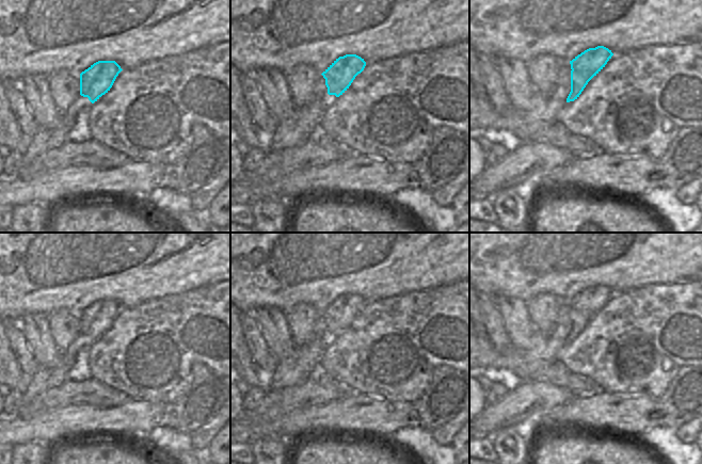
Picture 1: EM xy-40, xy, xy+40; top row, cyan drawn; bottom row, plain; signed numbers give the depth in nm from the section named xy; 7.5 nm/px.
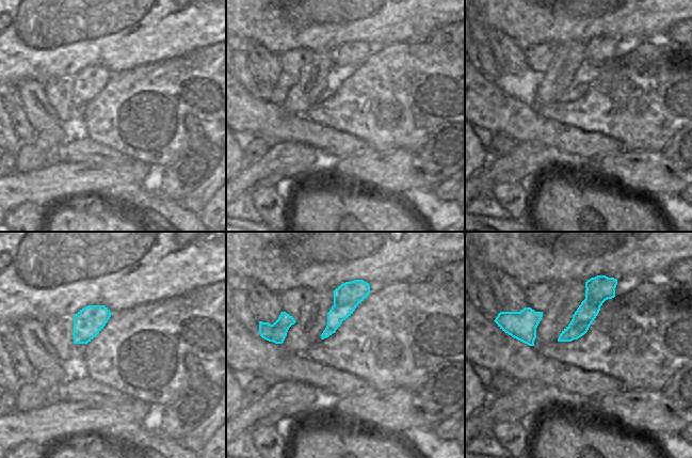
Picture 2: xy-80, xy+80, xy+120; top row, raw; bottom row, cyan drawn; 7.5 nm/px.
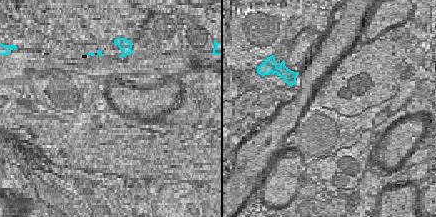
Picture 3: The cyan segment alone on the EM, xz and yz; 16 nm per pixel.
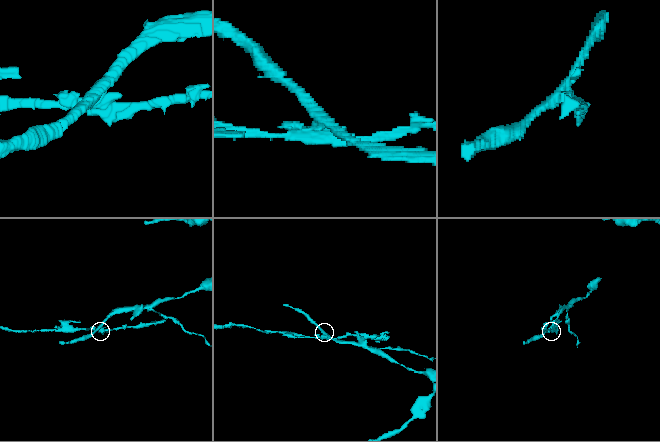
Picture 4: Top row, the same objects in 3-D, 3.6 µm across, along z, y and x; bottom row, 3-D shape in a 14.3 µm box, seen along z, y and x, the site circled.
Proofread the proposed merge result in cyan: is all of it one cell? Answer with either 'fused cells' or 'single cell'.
fused cells

